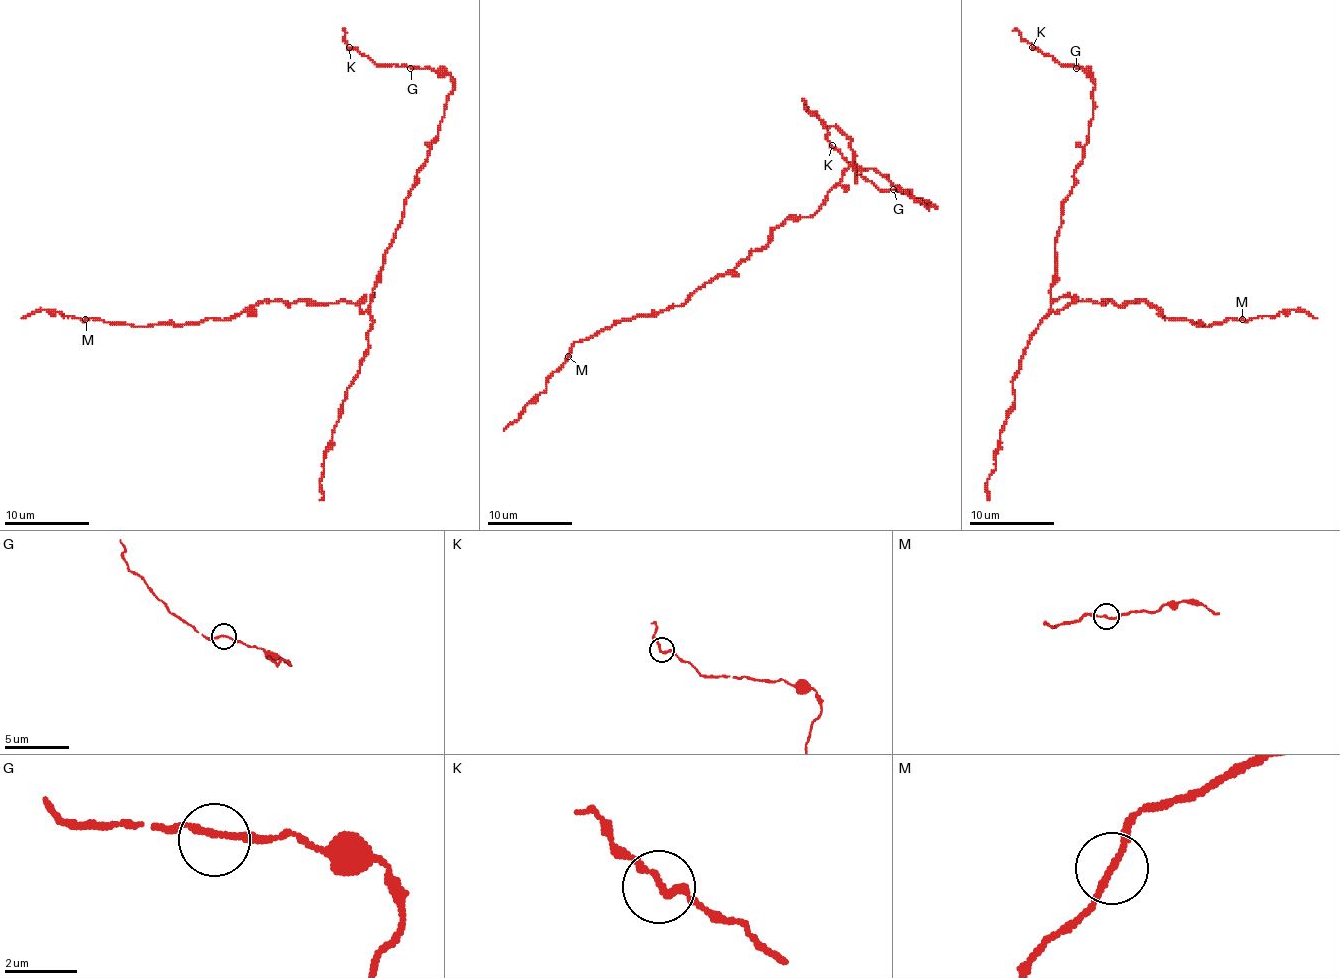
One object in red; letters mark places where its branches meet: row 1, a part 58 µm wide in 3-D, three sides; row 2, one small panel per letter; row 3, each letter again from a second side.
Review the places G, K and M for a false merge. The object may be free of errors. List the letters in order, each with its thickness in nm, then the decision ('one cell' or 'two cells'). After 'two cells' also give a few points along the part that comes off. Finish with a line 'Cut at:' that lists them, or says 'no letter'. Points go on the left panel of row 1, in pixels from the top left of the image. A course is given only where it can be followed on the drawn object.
G: calibre 160 nm; one cell
K: calibre 160 nm; one cell
M: calibre 160 nm; one cell
Cut at: no letter

